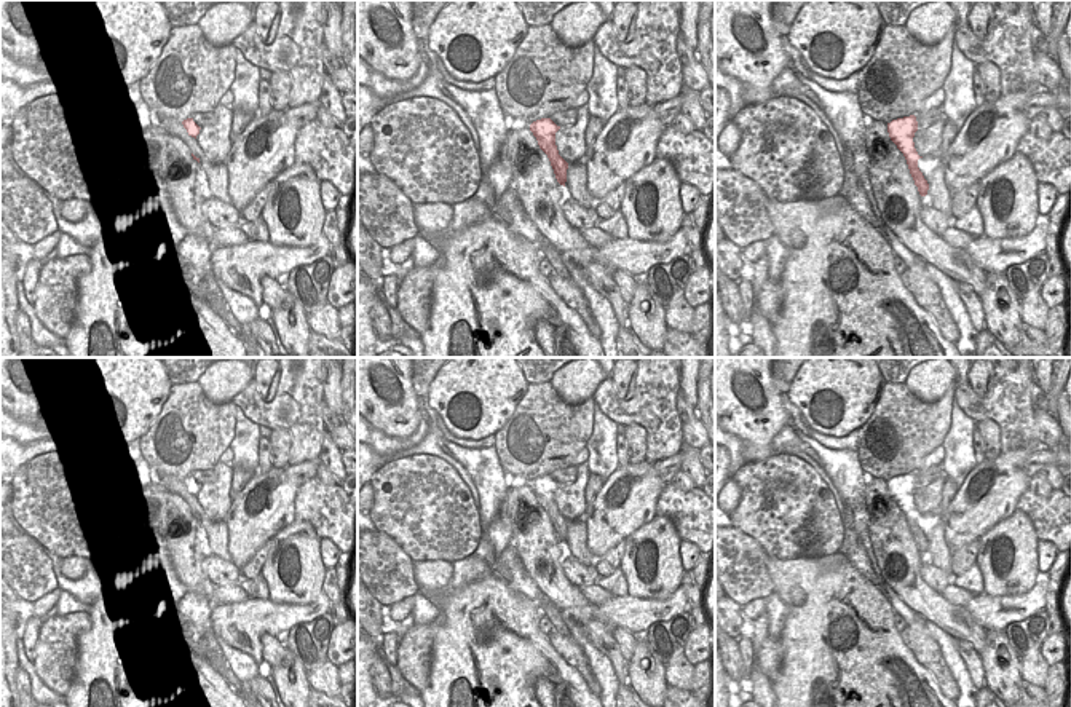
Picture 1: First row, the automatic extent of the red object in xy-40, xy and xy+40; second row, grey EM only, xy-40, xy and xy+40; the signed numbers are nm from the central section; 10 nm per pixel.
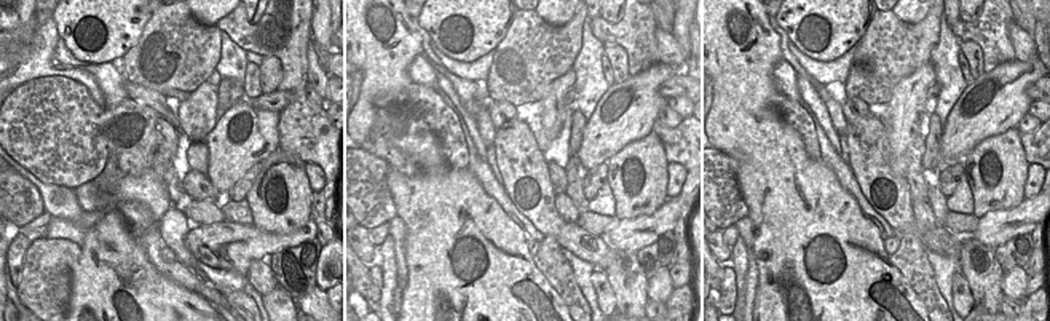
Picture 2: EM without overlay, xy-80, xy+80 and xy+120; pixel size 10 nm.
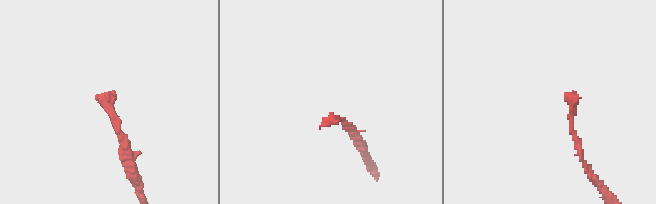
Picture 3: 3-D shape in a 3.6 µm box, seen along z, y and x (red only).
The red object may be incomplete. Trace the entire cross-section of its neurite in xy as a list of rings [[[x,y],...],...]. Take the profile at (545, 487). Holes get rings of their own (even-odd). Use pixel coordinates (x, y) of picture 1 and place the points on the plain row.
[[[541,476],[530,482],[530,488],[538,498],[539,506],[547,512],[555,536],[565,544],[568,520],[559,512],[555,490],[560,487],[551,476]]]

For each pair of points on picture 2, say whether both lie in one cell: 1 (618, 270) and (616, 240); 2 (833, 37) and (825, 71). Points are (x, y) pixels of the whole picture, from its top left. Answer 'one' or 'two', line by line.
1: two
2: two

